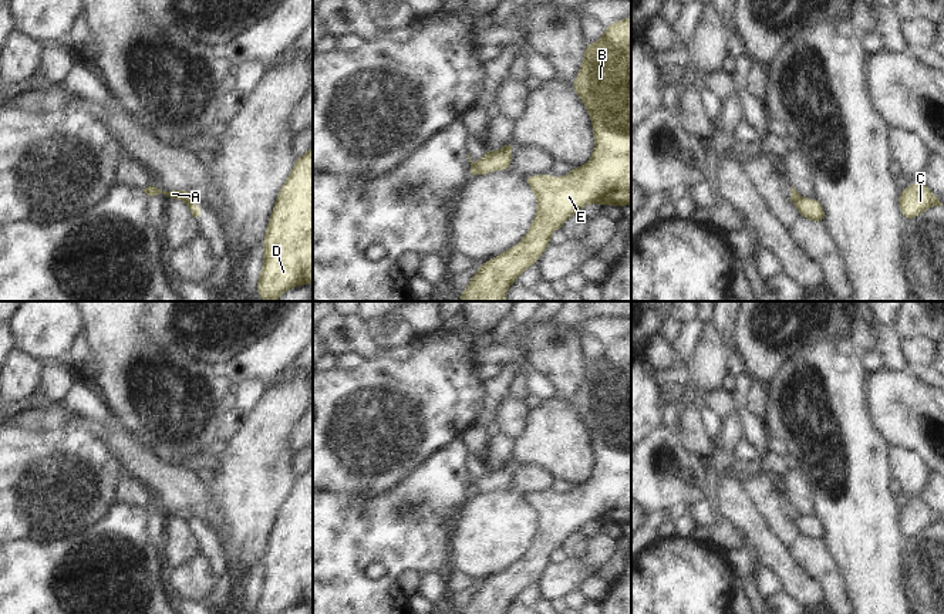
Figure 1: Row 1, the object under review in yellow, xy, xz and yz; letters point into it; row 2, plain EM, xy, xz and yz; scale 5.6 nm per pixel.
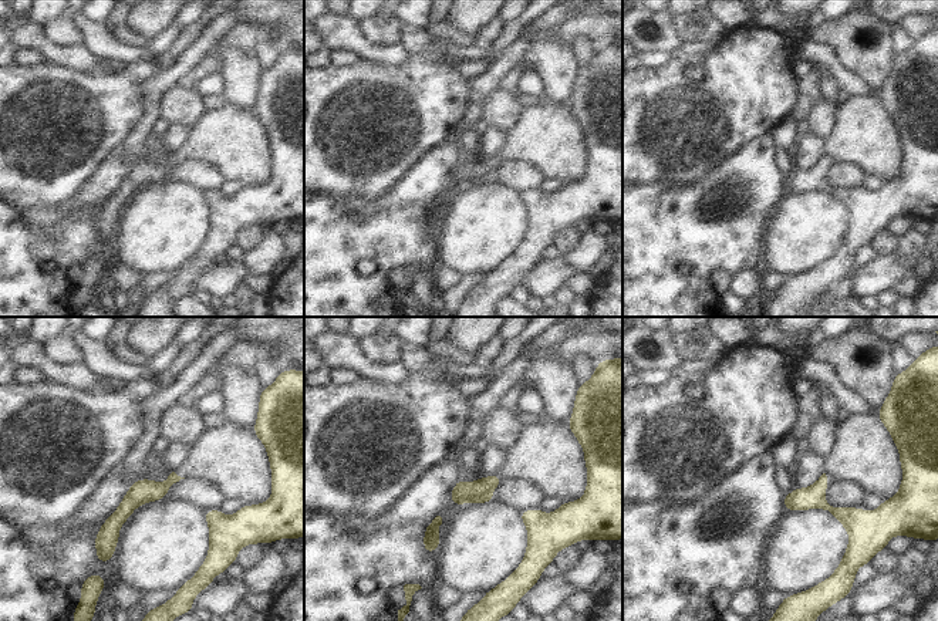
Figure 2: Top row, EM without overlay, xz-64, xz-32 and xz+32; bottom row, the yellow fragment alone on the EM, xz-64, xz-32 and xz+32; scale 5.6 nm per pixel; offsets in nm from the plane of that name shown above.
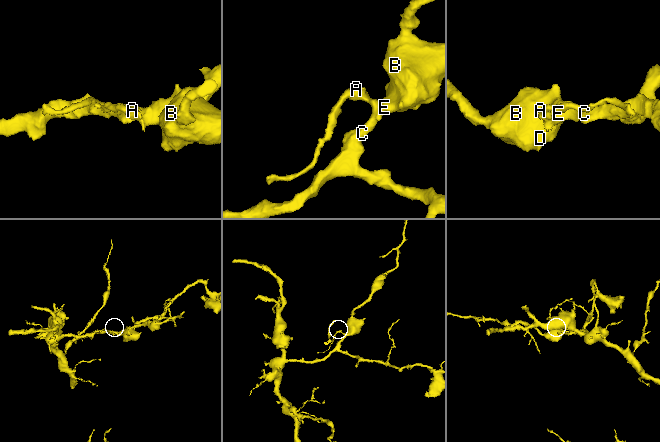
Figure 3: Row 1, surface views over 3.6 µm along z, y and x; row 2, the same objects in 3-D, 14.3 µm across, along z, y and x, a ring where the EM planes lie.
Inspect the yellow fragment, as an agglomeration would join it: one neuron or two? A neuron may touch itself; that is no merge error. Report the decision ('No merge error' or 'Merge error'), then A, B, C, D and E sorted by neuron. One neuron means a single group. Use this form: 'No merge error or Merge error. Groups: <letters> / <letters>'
Merge error. Groups: A / B C D E

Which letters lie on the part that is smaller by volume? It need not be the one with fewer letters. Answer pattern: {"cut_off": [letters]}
{"cut_off": ["A"]}

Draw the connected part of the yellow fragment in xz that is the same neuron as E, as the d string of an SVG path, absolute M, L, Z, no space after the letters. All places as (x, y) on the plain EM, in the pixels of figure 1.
M631 335L614 340L596 361L587 361L570 405L591 436L596 462L590 479L572 486L562 497L550 492L525 495L537 519L530 547L515 566L483 580L461 614L505 614L517 596L536 583L550 563L552 551L560 549L587 522L616 526L631 523Z

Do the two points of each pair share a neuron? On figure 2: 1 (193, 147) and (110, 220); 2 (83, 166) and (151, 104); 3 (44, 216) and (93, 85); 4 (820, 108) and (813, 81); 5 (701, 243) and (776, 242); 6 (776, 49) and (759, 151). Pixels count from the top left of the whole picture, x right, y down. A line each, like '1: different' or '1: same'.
1: same
2: different
3: different
4: different
5: different
6: different

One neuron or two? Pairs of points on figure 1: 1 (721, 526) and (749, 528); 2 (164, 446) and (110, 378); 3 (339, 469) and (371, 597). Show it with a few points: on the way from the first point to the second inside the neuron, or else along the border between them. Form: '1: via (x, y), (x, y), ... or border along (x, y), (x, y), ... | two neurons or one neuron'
1: border along (720, 513), (742, 533), (748, 543) | two neurons
2: via (161, 429), (127, 395) | one neuron
3: border along (327, 491), (377, 499) | two neurons

